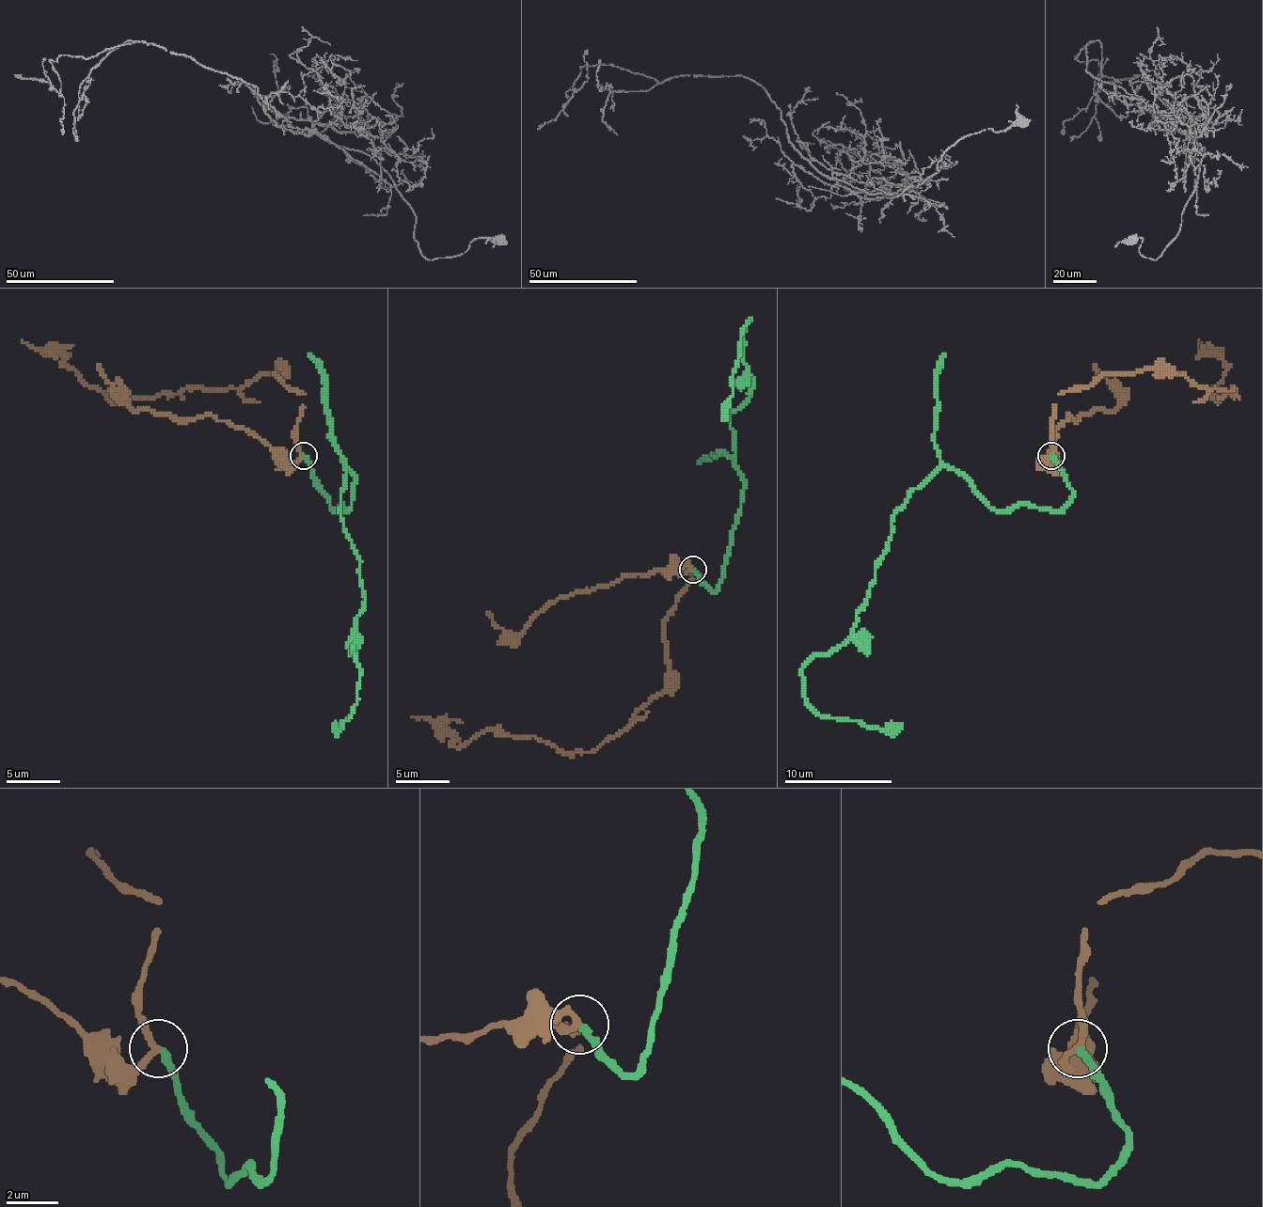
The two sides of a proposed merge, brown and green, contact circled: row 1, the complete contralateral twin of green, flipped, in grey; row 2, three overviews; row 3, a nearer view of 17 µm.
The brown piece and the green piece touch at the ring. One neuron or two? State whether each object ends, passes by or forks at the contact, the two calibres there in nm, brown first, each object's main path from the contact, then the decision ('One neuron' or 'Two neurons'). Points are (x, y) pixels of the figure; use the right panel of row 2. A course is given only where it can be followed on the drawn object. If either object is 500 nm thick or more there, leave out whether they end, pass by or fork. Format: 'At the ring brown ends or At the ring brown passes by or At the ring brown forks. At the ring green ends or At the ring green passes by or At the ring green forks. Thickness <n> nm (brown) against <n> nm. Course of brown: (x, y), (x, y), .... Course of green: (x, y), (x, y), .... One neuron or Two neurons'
At the ring brown passes by. At the ring green ends. Thickness 240 nm (brown) against 280 nm. Course of brown: (1050, 456), (1058, 394), (1104, 375), (1166, 367), (1234, 394), (1218, 399), (1212, 388), (1228, 367), (1199, 339). Course of green: (1050, 456), (1058, 509), (991, 507), (937, 466), (853, 634), (802, 669), (821, 715), (902, 726). One neuron

